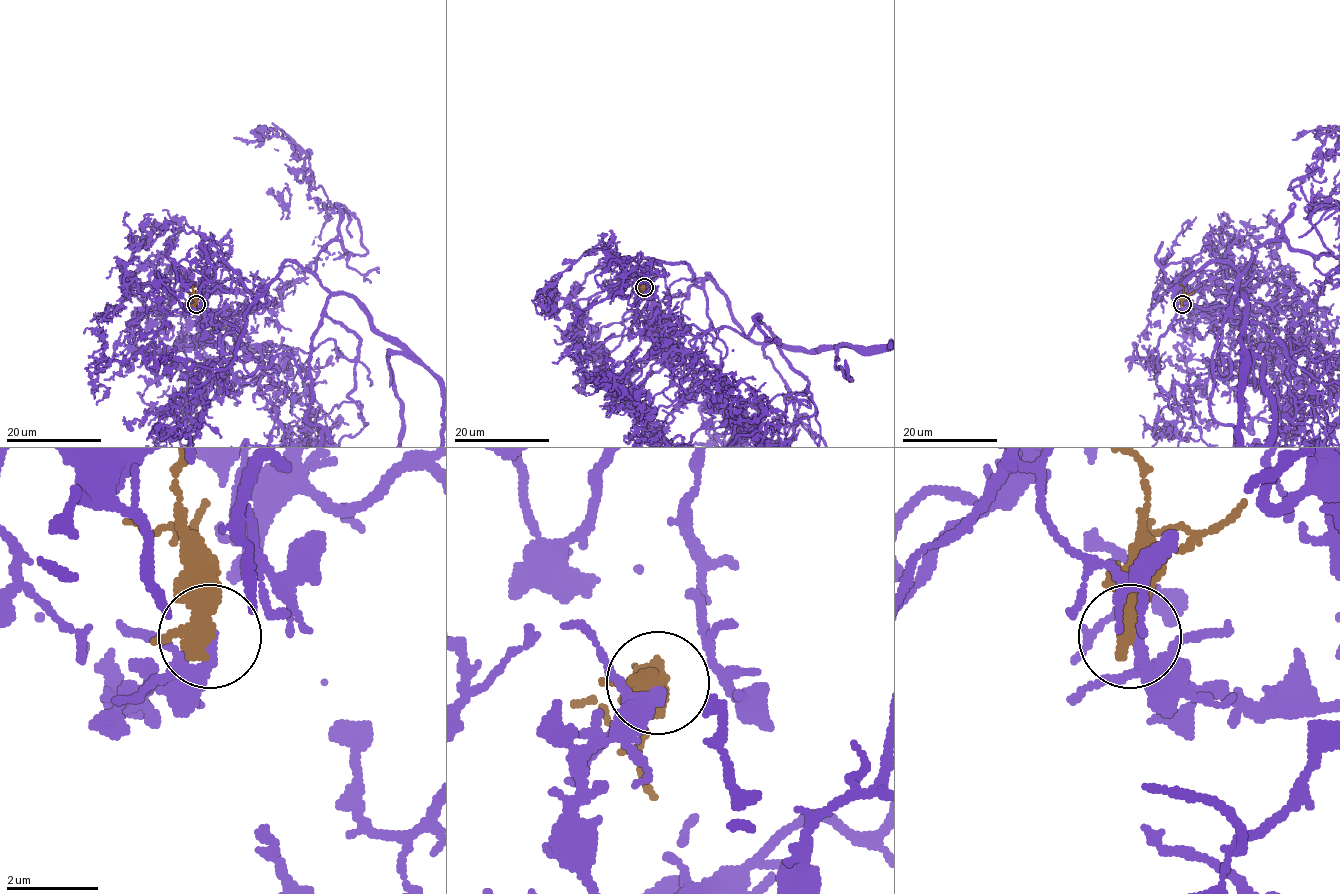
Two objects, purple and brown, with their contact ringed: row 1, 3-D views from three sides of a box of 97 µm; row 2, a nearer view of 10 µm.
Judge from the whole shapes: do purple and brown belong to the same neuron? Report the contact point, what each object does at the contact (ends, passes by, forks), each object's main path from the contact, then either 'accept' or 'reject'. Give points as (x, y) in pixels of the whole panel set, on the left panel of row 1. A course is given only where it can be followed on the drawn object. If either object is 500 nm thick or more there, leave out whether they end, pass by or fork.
(196, 304) | purple passes by | brown passes by | purple via (196, 304), (235, 271), (254, 302), (295, 260), (440, 382) | brown via (196, 304), (193, 284) | reject

